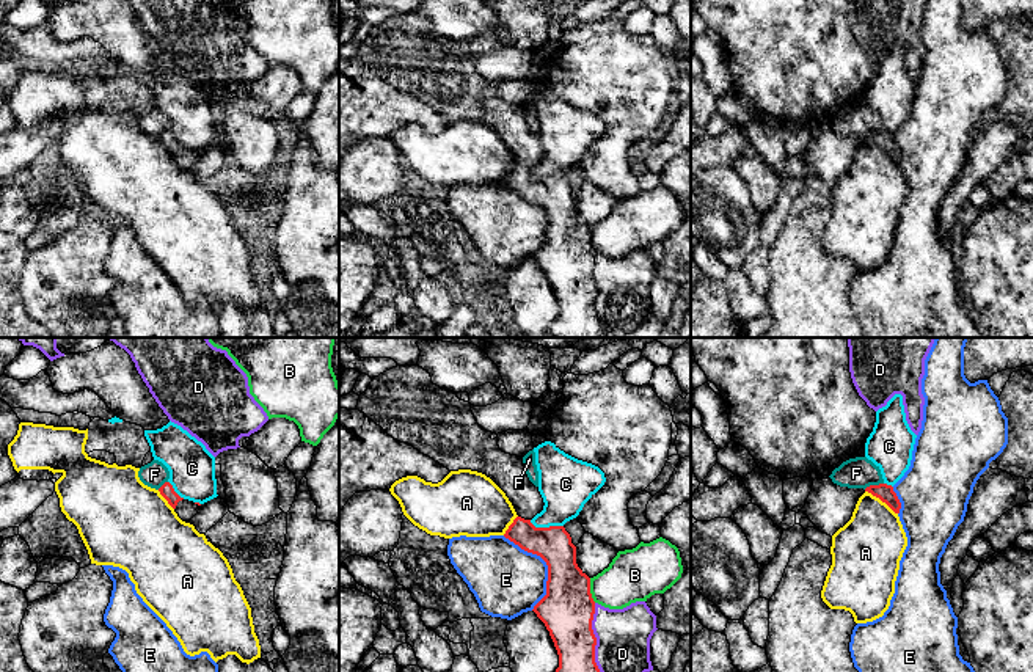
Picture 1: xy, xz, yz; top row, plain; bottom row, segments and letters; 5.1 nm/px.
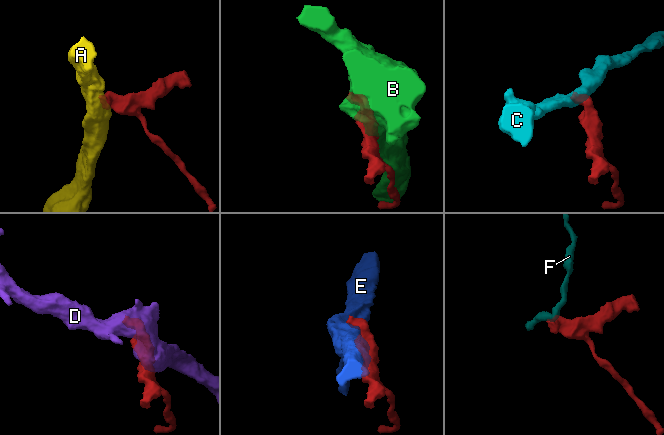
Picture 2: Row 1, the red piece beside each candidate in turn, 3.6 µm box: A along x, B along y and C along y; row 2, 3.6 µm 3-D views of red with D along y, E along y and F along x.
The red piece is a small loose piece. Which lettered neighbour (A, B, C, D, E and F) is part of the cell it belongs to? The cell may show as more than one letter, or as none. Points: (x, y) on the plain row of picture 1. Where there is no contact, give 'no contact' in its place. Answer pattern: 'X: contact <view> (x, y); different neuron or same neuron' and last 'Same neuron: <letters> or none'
A: contact yz (881, 148); different neuron
B: contact xz (589, 239); different neuron
C: contact xz (547, 176); different neuron
D: contact xz (595, 291); different neuron
E: contact xz (547, 212); different neuron
F: contact yz (873, 134); different neuron
Same neuron: none

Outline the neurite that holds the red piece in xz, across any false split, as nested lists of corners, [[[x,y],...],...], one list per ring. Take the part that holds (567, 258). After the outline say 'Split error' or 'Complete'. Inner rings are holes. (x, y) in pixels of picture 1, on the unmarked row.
[[[397,14],[374,25],[367,38],[360,42],[356,58],[394,88],[408,91],[449,119],[482,121],[506,141],[518,165],[504,185],[521,198],[540,204],[548,214],[546,243],[532,257],[549,279],[559,303],[559,316],[548,331],[554,338],[600,338],[604,325],[595,311],[597,286],[592,278],[595,250],[590,242],[590,226],[578,215],[576,195],[564,174],[535,176],[531,171],[543,159],[545,151],[538,135],[524,119],[523,105],[502,100],[498,83],[477,72],[471,52],[460,49],[454,39],[433,33],[430,22],[419,14]]]. Split error

